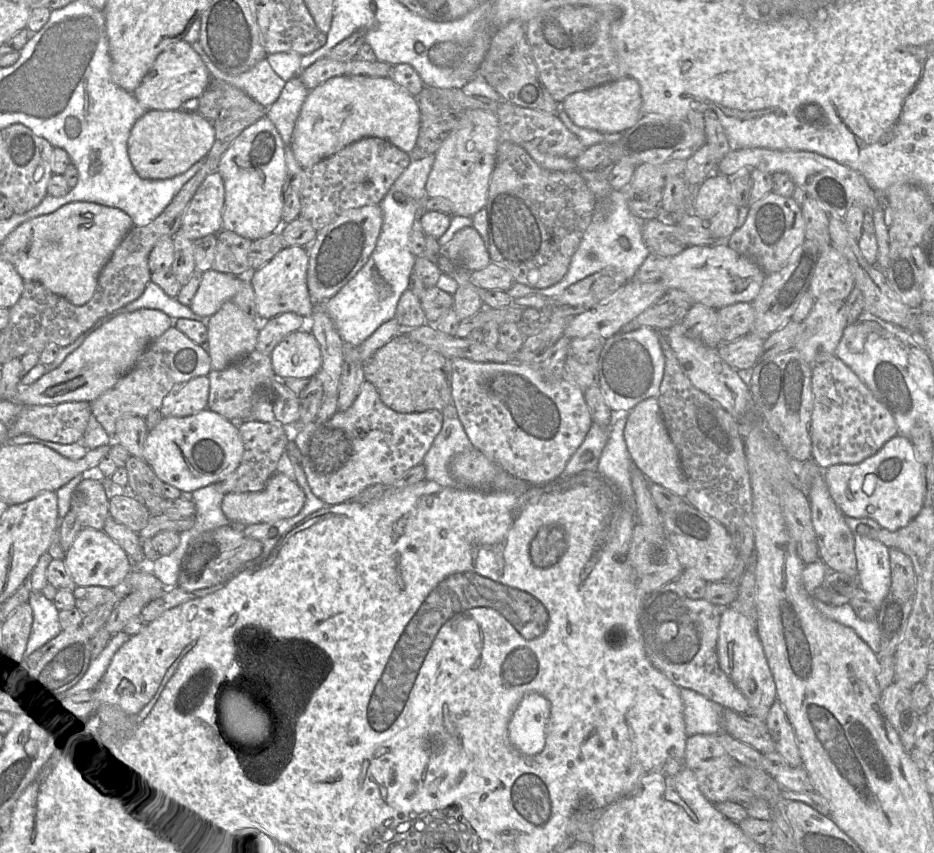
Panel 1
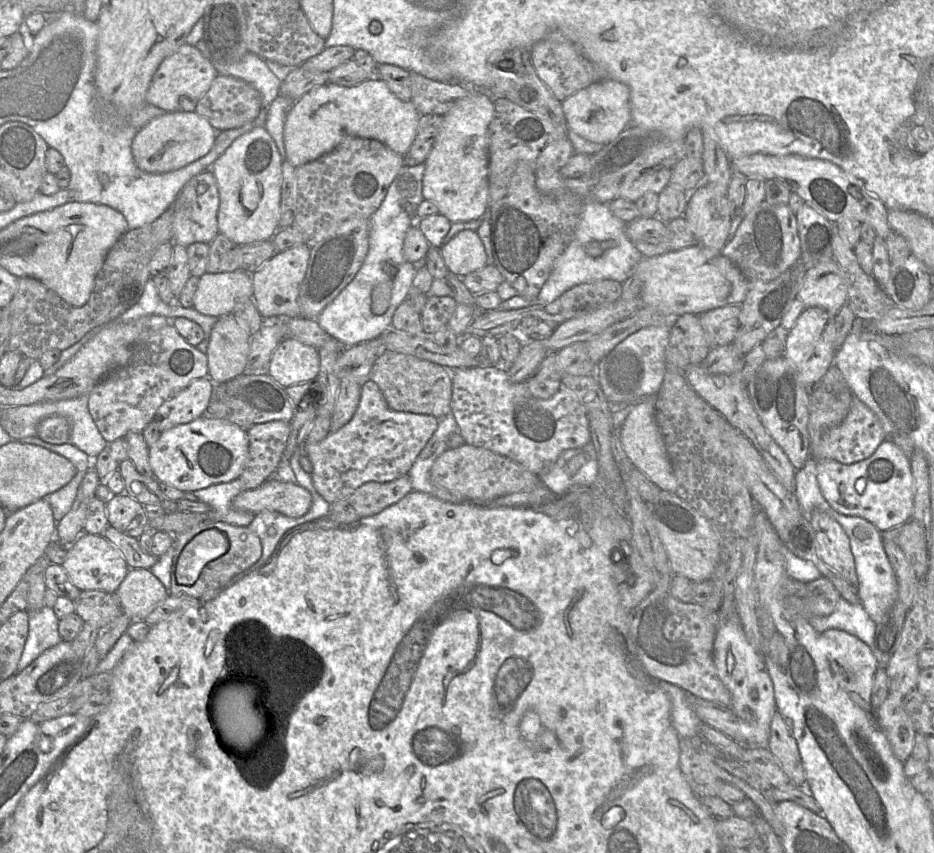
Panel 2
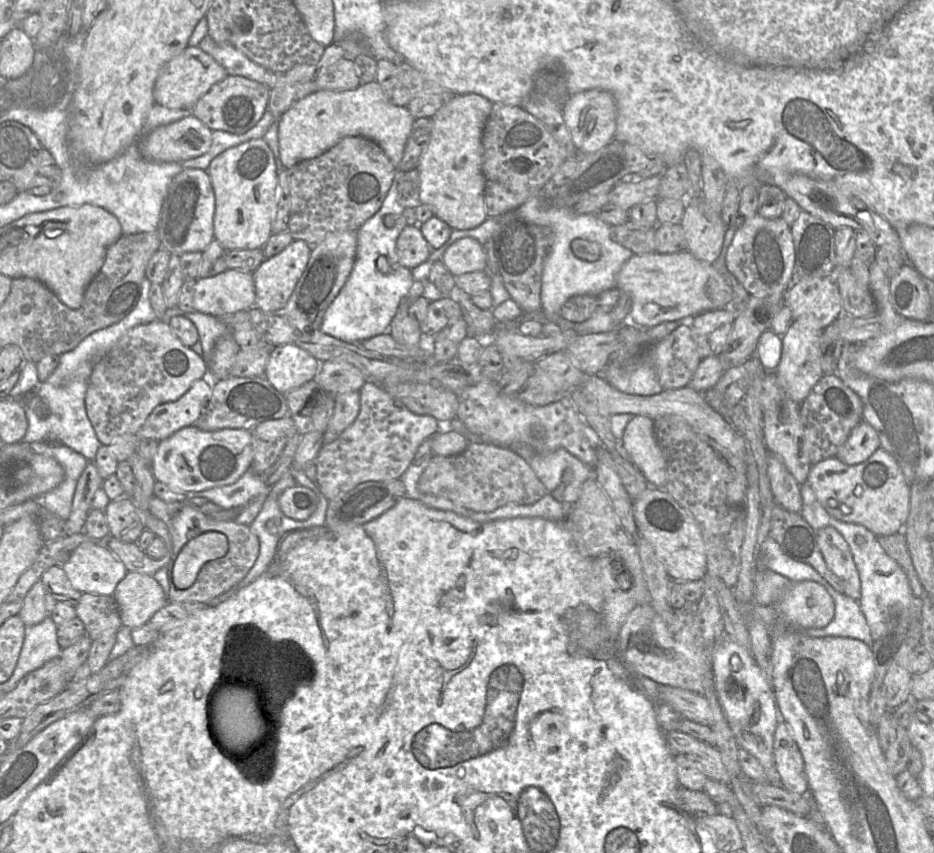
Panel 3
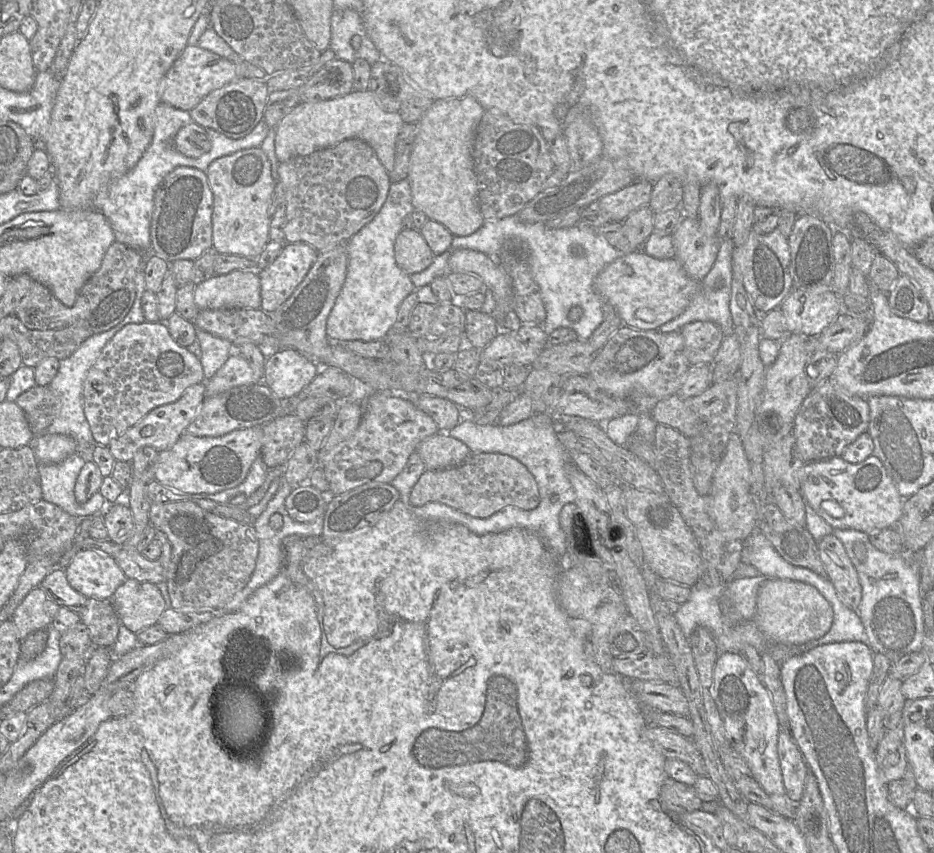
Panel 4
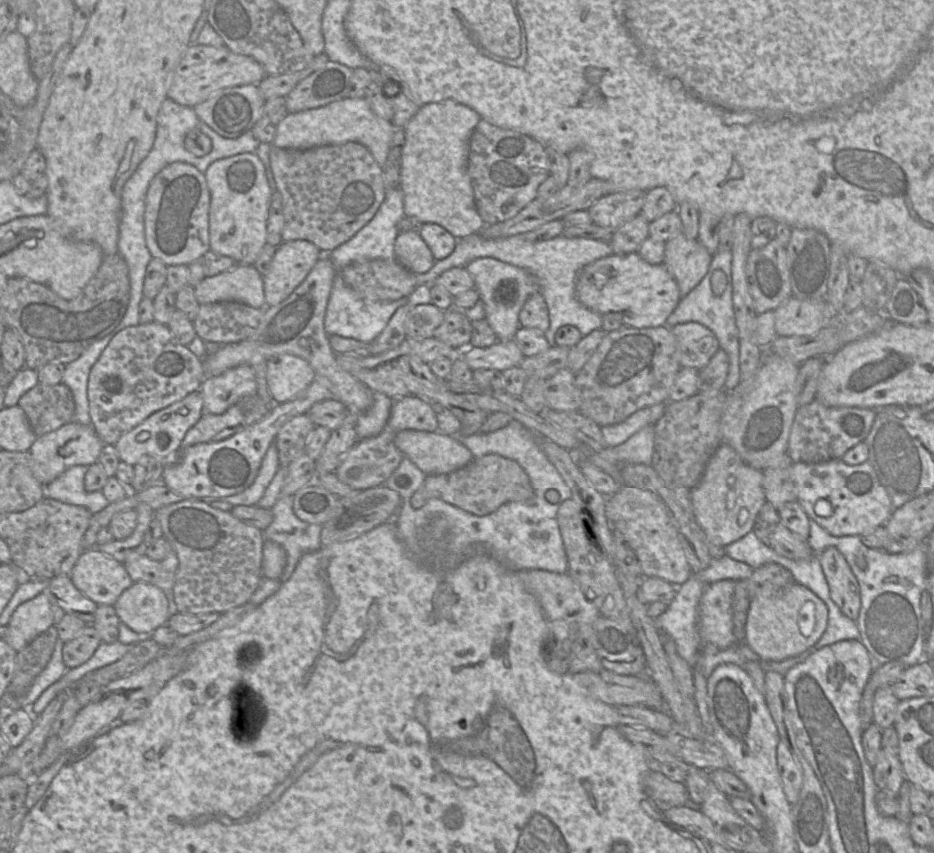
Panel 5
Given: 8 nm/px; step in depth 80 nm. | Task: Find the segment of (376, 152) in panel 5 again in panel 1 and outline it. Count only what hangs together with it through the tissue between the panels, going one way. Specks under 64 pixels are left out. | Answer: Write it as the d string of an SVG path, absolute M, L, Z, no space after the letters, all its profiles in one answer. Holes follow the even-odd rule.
M344 74L309 91L295 122L290 148L303 169L366 137L387 140L408 154L416 144L420 122L417 99L391 78Z

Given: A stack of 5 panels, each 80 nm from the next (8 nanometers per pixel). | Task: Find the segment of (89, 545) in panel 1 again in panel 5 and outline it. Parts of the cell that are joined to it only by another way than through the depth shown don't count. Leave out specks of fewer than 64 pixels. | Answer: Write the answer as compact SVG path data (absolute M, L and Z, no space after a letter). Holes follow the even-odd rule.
M95 547L79 556L69 577L73 585L90 600L112 606L121 593L134 583L123 563Z

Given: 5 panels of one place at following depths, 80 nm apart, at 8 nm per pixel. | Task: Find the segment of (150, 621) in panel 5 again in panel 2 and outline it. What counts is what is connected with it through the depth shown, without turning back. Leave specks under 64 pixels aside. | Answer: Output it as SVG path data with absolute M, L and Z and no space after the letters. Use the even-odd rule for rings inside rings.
M144 568L130 569L115 593L131 621L145 620L170 594L151 570Z

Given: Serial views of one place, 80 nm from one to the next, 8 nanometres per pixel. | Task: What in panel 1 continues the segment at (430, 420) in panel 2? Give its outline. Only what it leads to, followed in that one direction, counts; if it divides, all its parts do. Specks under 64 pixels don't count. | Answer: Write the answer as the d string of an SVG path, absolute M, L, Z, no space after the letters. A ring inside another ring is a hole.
M364 381L353 404L345 411L337 411L323 423L311 422L291 431L292 439L301 452L301 467L312 492L327 506L353 500L367 487L374 484L391 484L408 470L422 463L443 422L438 410L399 413L388 408L381 400L376 387Z

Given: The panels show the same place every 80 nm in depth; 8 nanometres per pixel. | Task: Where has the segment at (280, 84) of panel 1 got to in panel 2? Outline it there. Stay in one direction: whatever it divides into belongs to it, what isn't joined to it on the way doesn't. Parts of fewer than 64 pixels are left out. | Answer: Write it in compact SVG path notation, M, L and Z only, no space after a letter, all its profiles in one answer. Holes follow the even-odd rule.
M203 39L199 40L197 45L219 75L240 79L255 88L261 95L263 108L268 108L278 97L281 81L269 69L265 59L256 54L247 53L235 63L219 62L212 58Z

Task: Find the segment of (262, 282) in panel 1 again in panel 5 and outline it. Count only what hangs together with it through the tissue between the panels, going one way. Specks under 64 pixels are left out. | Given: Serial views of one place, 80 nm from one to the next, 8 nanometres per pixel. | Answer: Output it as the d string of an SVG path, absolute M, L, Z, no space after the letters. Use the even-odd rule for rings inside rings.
M282 242L263 276L266 307L276 306L298 287L323 253L311 242Z

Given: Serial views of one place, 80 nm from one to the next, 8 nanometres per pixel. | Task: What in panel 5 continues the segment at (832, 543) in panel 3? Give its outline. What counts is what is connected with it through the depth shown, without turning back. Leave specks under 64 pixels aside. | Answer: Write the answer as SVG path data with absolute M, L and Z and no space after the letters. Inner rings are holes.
M827 547L819 554L830 597L840 611L857 622L860 608L860 587L844 556L837 548Z

